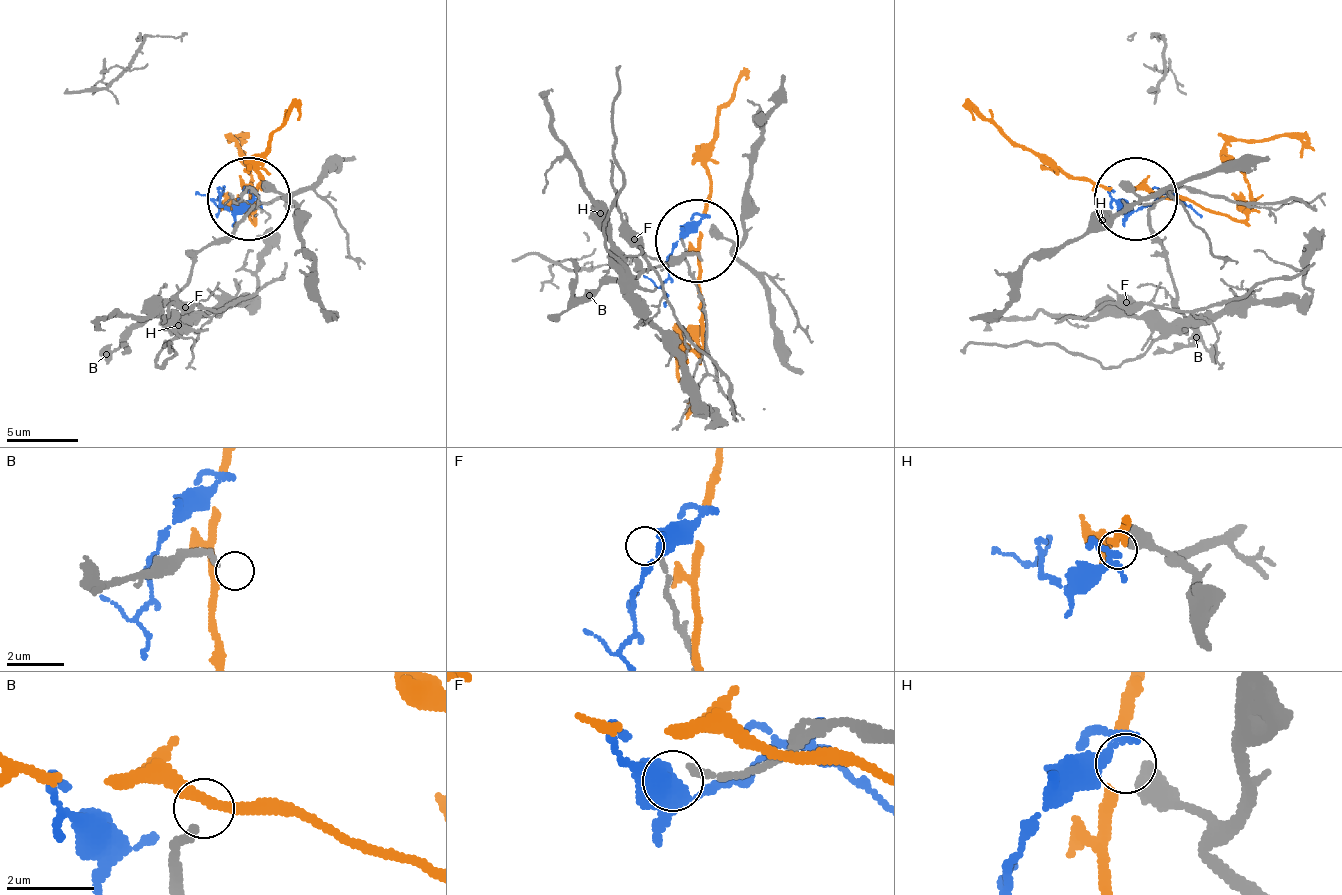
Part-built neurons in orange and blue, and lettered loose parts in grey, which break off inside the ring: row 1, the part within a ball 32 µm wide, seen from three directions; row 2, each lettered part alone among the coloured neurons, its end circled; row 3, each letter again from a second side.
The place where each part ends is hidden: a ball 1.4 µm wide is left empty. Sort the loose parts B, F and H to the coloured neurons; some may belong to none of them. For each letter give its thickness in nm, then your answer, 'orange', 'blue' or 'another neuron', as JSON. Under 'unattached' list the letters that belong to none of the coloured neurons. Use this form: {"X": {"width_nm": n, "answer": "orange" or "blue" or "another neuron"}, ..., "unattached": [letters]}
{"B": {"width_nm": 200, "answer": "another neuron"}, "F": {"width_nm": 170, "answer": "another neuron"}, "H": {"width_nm": 600, "answer": "blue"}, "unattached": ["B", "F"]}

